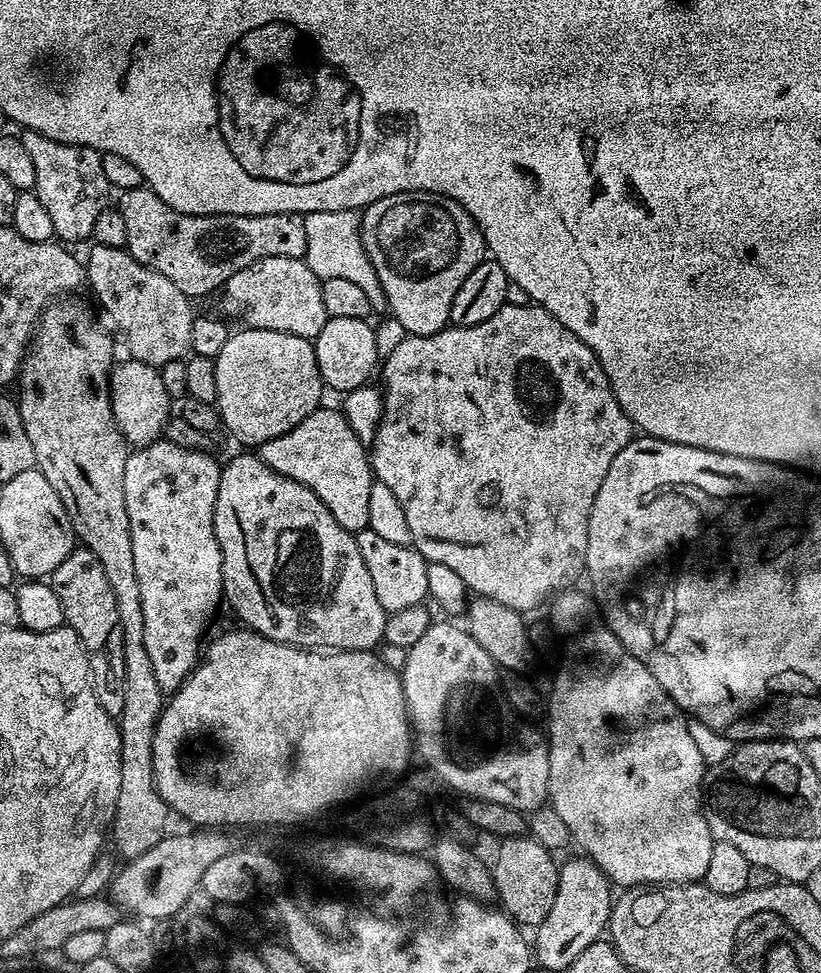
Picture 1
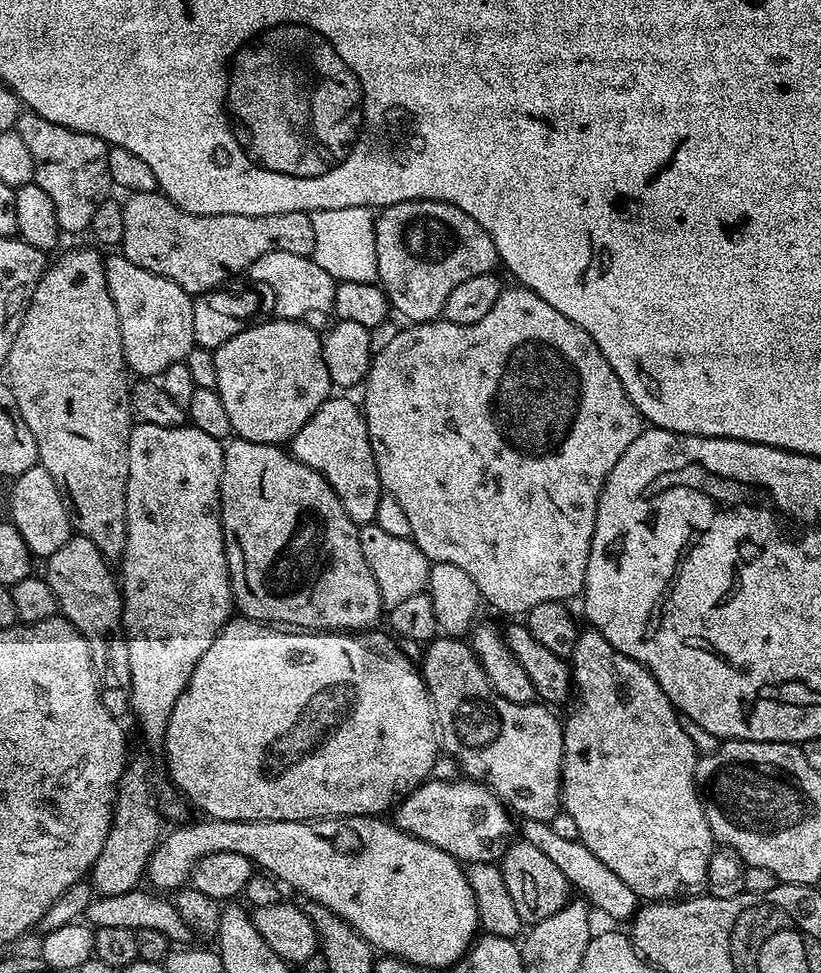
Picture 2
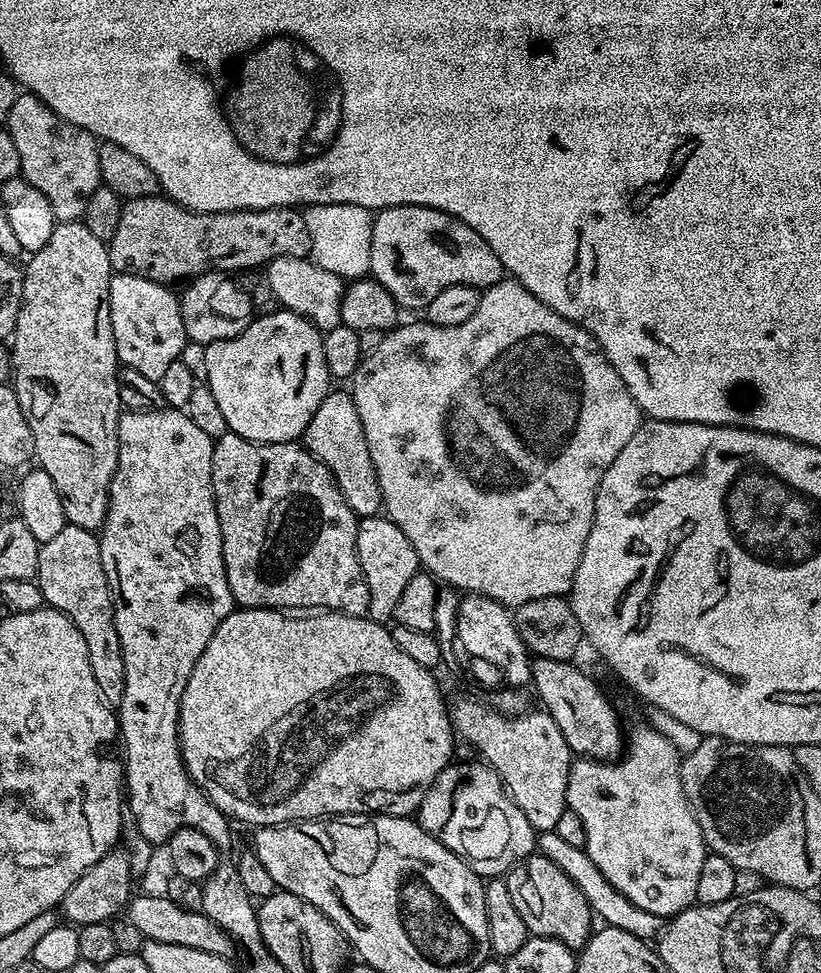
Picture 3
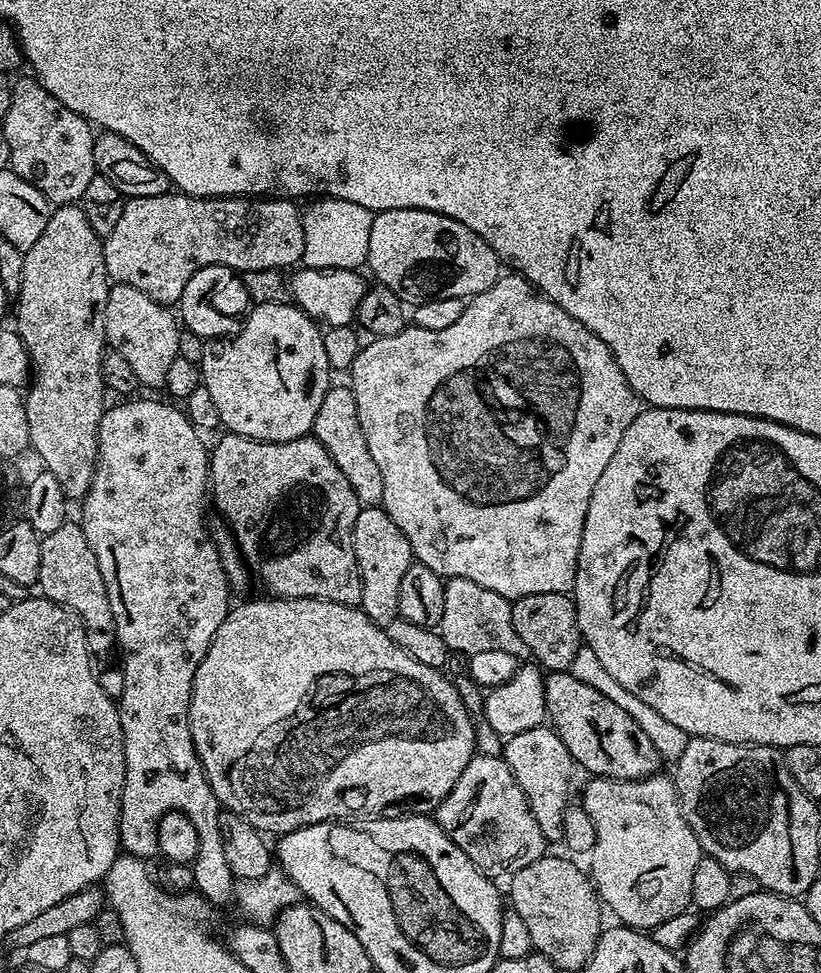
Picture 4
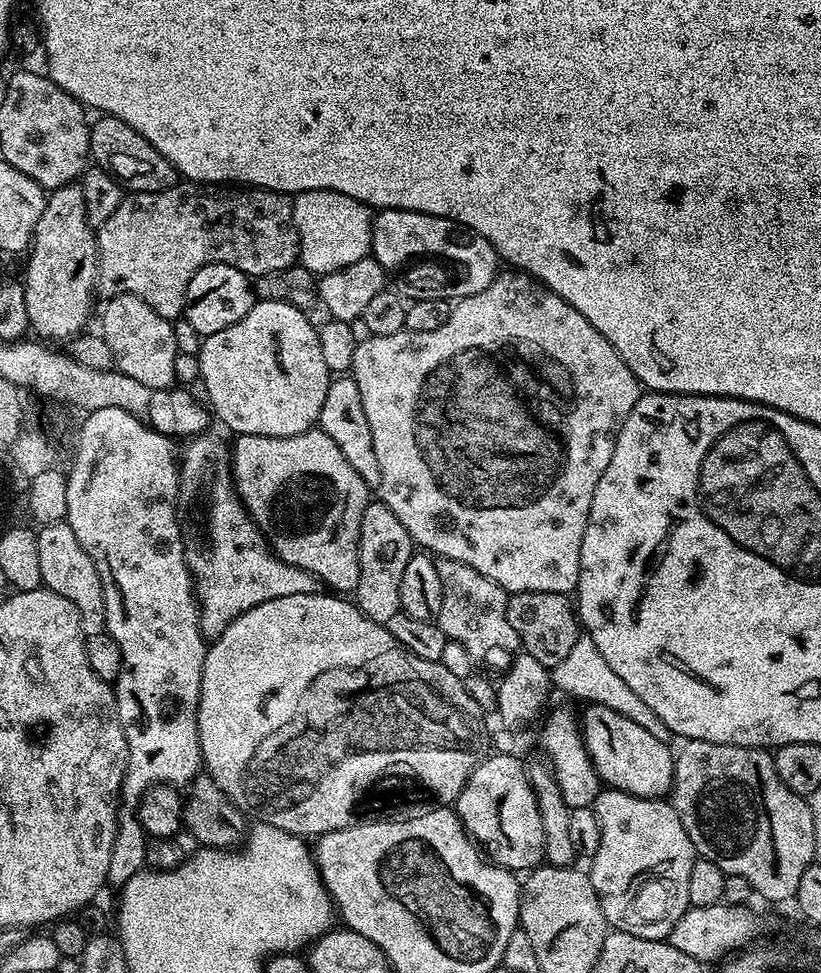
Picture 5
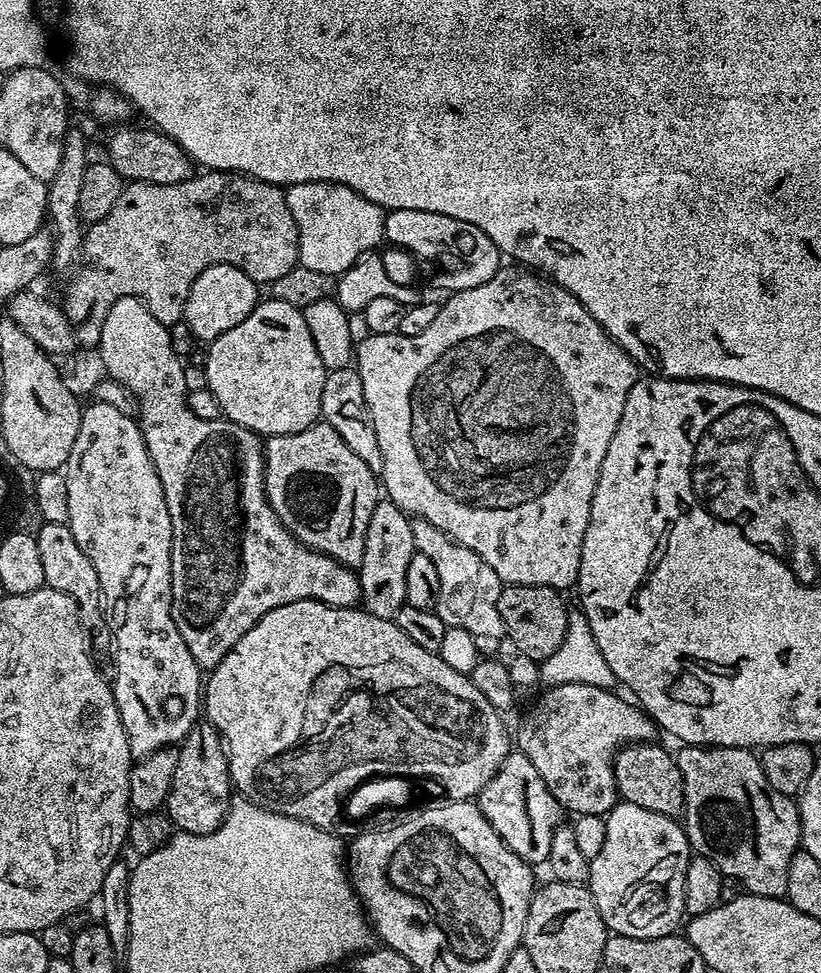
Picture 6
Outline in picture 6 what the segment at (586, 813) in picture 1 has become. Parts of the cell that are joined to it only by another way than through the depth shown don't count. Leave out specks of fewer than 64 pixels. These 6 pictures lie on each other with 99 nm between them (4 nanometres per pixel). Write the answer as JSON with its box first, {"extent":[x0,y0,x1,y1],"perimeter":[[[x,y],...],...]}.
{"extent":[586,803,690,940],"perimeter":[[[616,803],[604,816],[606,822],[606,843],[598,858],[590,861],[586,886],[592,891],[598,914],[602,914],[604,925],[609,933],[649,940],[671,936],[685,919],[684,887],[686,886],[686,866],[690,859],[688,835],[685,834],[679,819],[666,814],[654,814],[654,810],[645,810],[642,806]]]}

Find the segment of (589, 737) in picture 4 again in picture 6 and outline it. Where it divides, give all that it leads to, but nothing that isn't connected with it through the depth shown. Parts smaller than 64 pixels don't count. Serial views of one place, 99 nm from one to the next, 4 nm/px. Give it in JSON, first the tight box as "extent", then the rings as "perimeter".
{"extent":[613,742,684,818],"perimeter":[[[656,742],[630,743],[620,748],[613,762],[614,778],[619,799],[625,804],[654,810],[654,814],[666,814],[676,818],[684,811],[684,779],[678,770],[676,756],[659,748]]]}

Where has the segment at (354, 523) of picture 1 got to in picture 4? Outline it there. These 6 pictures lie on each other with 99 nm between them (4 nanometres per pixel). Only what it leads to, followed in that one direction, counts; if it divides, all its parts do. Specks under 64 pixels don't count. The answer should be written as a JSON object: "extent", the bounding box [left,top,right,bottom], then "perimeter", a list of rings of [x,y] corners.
{"extent":[311,387,383,505],"perimeter":[[[329,387],[322,398],[322,406],[318,406],[318,414],[312,423],[311,435],[315,436],[318,442],[322,442],[330,458],[338,462],[338,470],[342,470],[342,474],[346,474],[346,482],[354,486],[354,494],[358,494],[361,505],[383,505],[382,473],[378,471],[378,465],[370,455],[370,446],[366,446],[366,434],[362,434],[362,426],[358,422],[358,402],[354,402],[351,387]]]}

